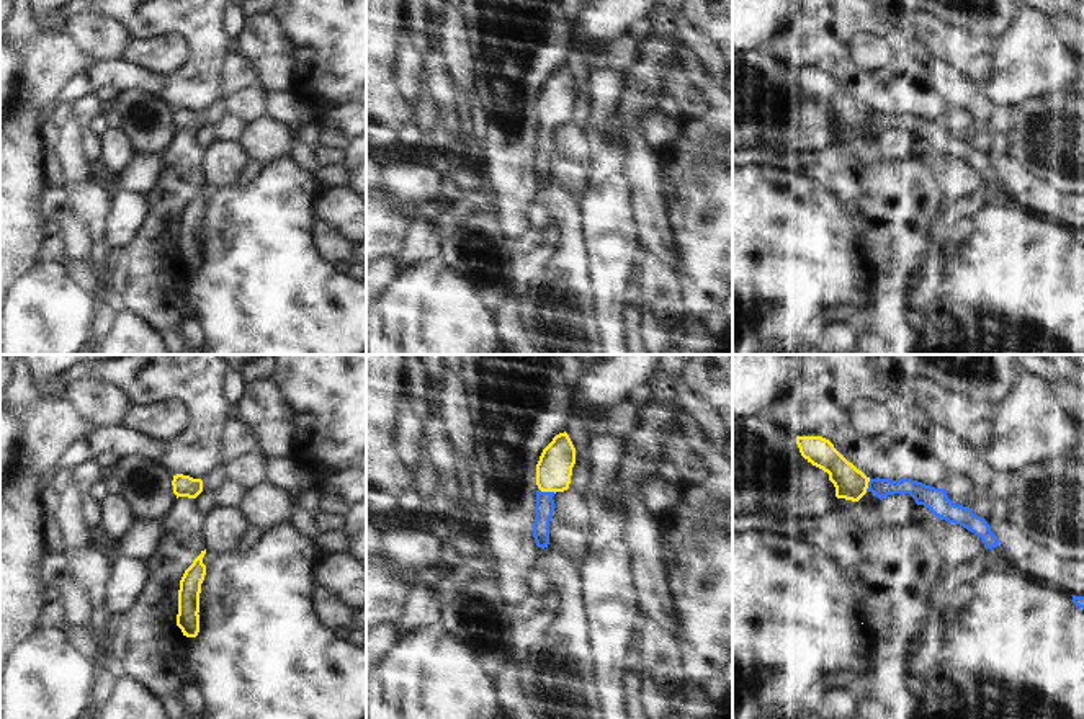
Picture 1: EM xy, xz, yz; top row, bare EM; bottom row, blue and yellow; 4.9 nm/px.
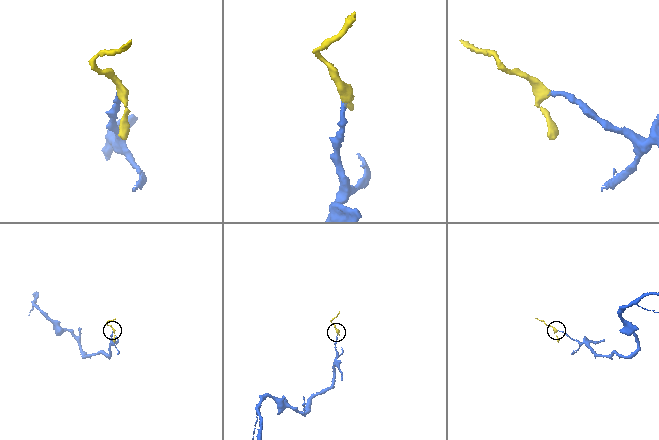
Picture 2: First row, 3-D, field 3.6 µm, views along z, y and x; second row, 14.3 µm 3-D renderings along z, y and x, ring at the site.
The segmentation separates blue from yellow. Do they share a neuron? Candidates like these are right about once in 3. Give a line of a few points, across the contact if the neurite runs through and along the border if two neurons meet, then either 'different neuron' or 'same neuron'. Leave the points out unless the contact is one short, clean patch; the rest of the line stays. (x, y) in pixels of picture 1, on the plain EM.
line xz (545, 139), (546, 126), (555, 102); same neuron

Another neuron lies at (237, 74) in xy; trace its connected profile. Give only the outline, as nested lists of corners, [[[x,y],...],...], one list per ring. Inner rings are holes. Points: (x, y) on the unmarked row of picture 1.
[[[237,52],[227,54],[222,65],[221,83],[222,90],[219,100],[224,101],[227,96],[257,85],[258,78],[255,75],[252,64]]]

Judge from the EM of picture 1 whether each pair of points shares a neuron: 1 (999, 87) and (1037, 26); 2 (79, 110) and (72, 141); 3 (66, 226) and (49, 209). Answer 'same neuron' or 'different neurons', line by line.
1: same neuron
2: different neurons
3: different neurons

